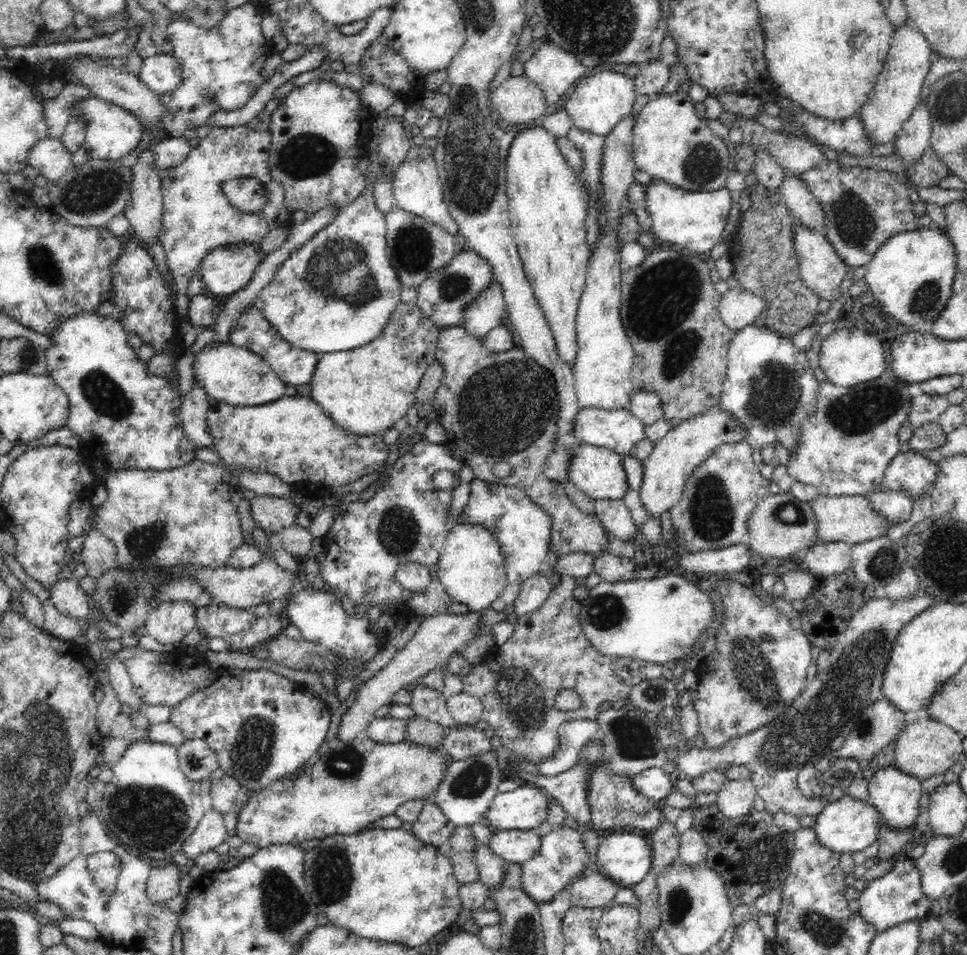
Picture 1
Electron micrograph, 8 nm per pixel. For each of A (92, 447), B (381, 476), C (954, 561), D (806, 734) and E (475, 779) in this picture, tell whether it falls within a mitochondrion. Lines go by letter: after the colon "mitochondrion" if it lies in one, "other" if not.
A: other
B: other
C: other
D: mitochondrion
E: mitochondrion

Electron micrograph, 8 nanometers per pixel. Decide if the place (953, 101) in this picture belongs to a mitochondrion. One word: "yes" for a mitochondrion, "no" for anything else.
yes

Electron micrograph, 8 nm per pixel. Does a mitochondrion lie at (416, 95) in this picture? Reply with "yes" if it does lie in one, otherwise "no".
no

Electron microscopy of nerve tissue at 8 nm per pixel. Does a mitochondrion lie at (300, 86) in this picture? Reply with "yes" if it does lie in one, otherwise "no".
no

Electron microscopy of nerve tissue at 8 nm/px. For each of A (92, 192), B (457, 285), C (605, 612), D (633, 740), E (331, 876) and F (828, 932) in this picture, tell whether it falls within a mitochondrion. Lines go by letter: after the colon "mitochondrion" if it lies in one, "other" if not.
A: mitochondrion
B: mitochondrion
C: mitochondrion
D: mitochondrion
E: mitochondrion
F: mitochondrion

